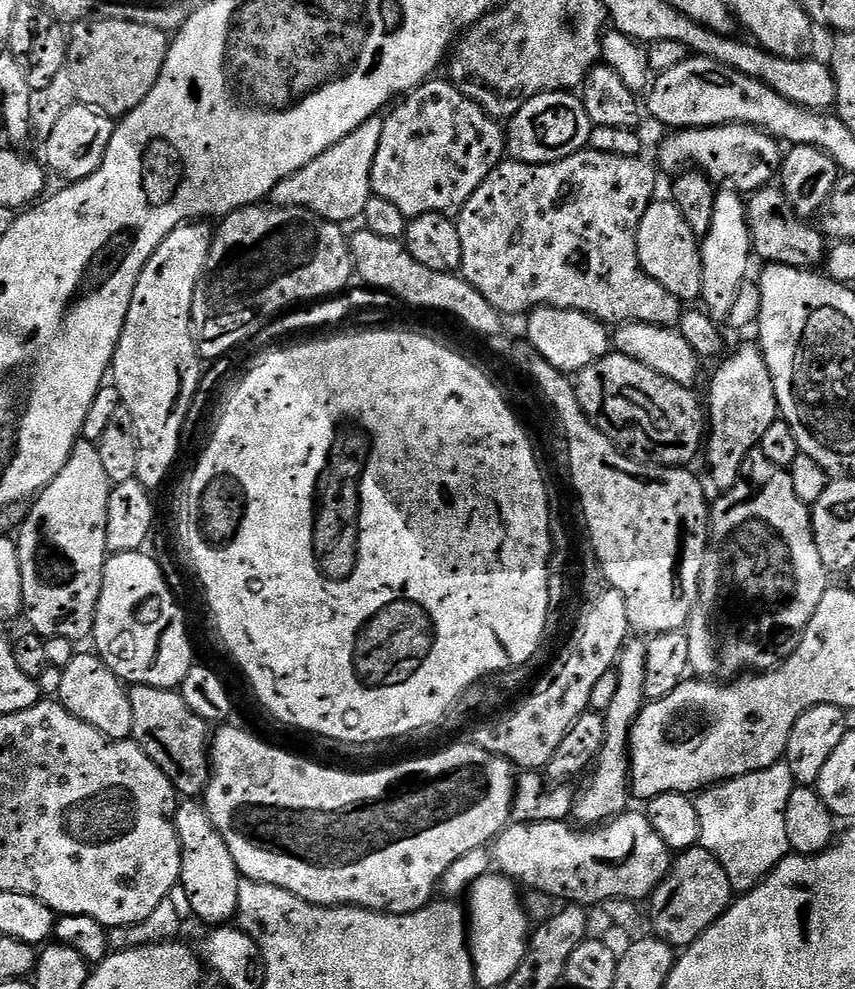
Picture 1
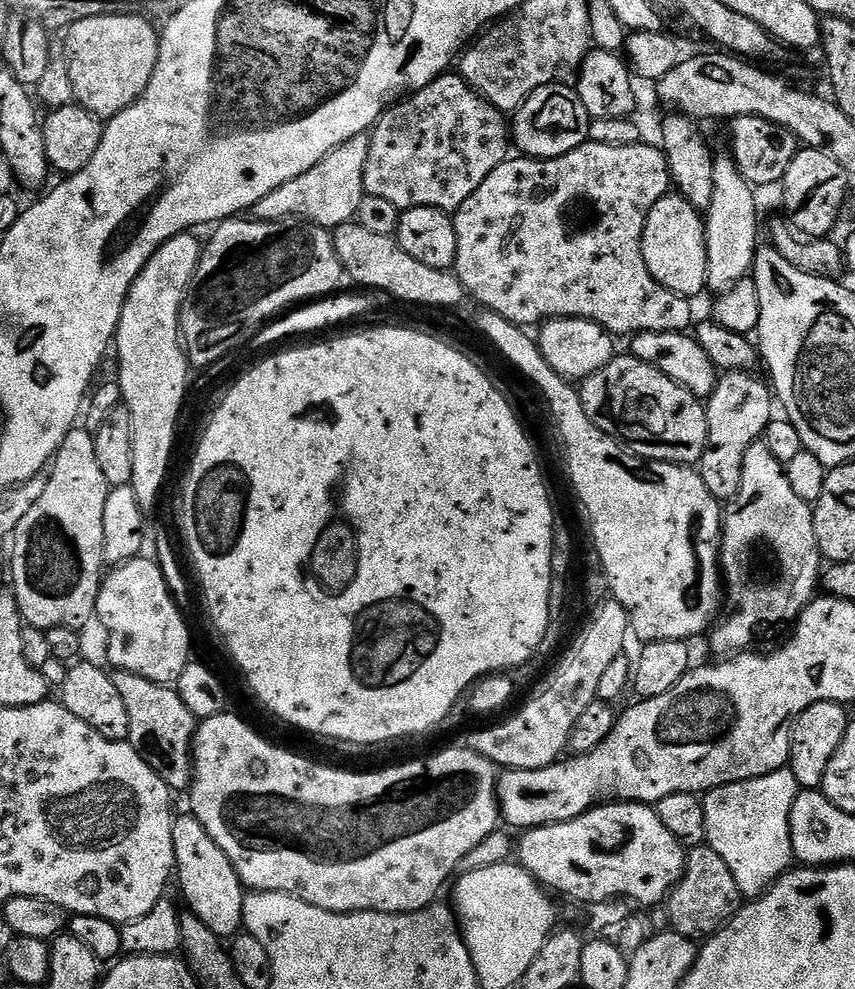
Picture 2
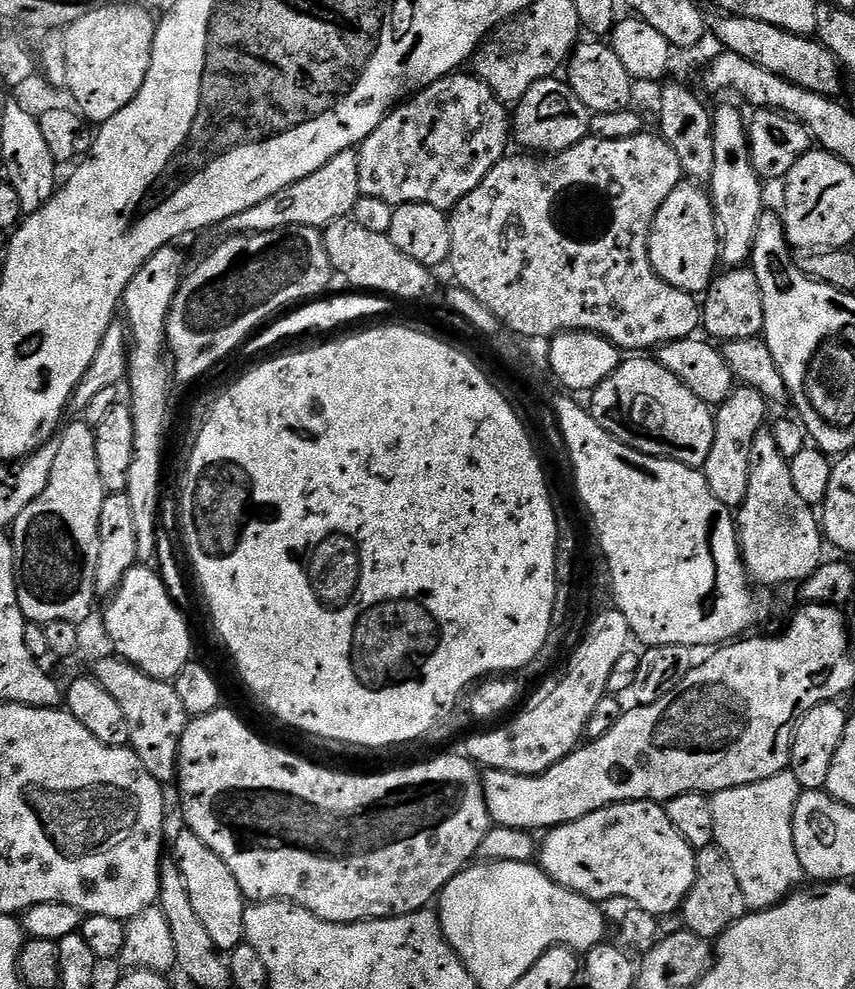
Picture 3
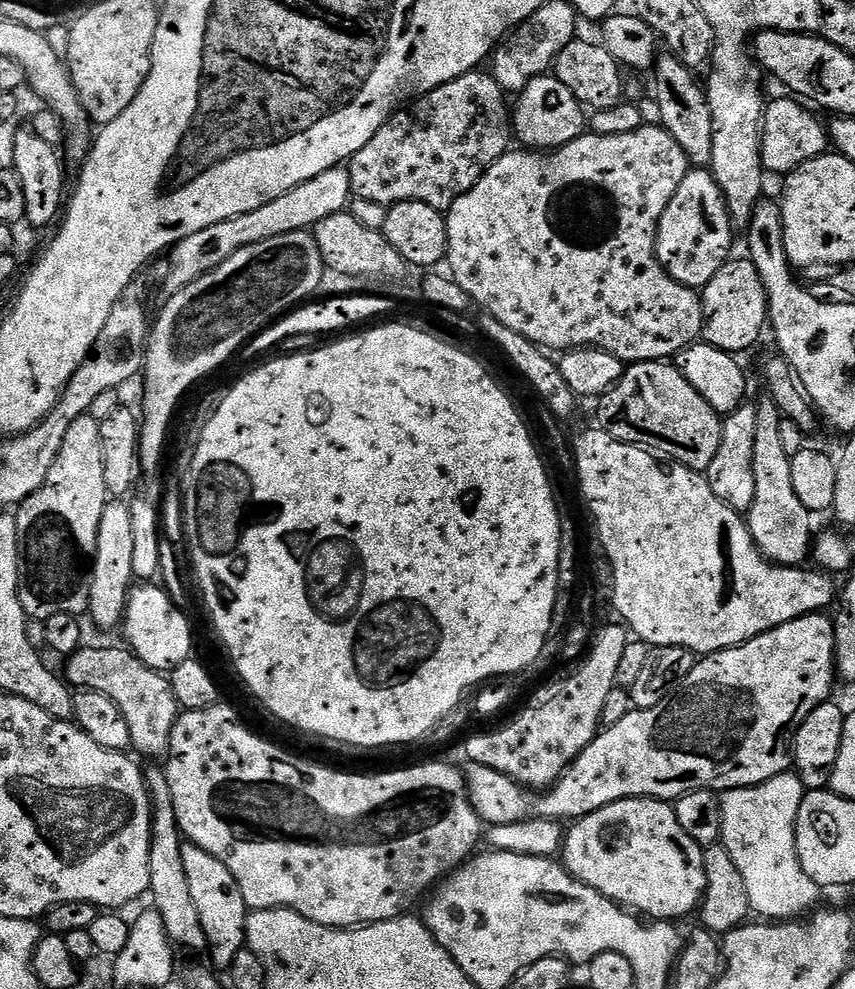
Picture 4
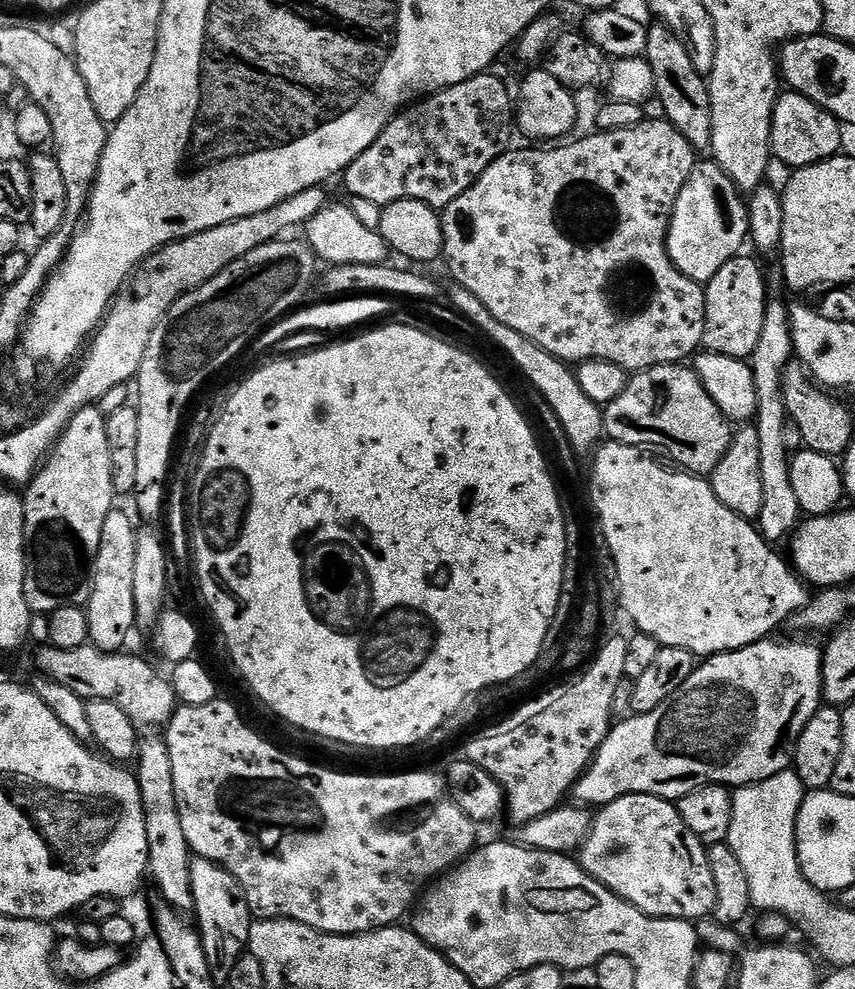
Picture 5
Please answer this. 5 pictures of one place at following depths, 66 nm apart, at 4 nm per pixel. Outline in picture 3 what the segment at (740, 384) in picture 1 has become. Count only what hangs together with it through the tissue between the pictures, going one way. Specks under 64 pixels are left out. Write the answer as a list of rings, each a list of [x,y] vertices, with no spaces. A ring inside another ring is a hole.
[[[736,386],[715,409],[714,446],[710,446],[710,458],[706,458],[702,471],[710,491],[714,493],[714,498],[718,498],[718,502],[722,502],[722,506],[733,510],[740,509],[746,498],[746,490],[750,490],[750,446],[754,446],[754,434],[758,434],[758,430],[765,427],[769,419],[768,408],[770,408],[769,401],[765,400],[762,394],[758,394],[758,390],[747,386]]]

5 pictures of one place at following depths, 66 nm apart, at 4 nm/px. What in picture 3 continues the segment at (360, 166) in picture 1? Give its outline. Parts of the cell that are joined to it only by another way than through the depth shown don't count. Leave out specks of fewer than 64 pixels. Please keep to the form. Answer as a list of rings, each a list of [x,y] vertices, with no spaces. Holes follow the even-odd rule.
[[[352,150],[330,158],[326,166],[294,182],[285,192],[270,194],[266,202],[258,202],[258,206],[250,206],[250,210],[242,210],[242,214],[226,218],[222,225],[223,231],[226,230],[228,236],[249,236],[290,226],[310,226],[323,230],[334,221],[345,219],[356,205],[356,199],[361,196],[358,186],[358,160],[359,155]]]

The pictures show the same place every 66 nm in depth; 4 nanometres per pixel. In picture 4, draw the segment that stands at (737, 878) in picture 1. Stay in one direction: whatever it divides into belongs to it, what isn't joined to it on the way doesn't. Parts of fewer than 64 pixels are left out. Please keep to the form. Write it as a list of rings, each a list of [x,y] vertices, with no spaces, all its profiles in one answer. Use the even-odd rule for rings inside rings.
[[[789,770],[758,786],[735,788],[720,796],[720,839],[742,874],[749,909],[768,922],[795,921],[821,903],[822,889],[802,870],[796,849],[798,810],[805,791],[795,771]]]

